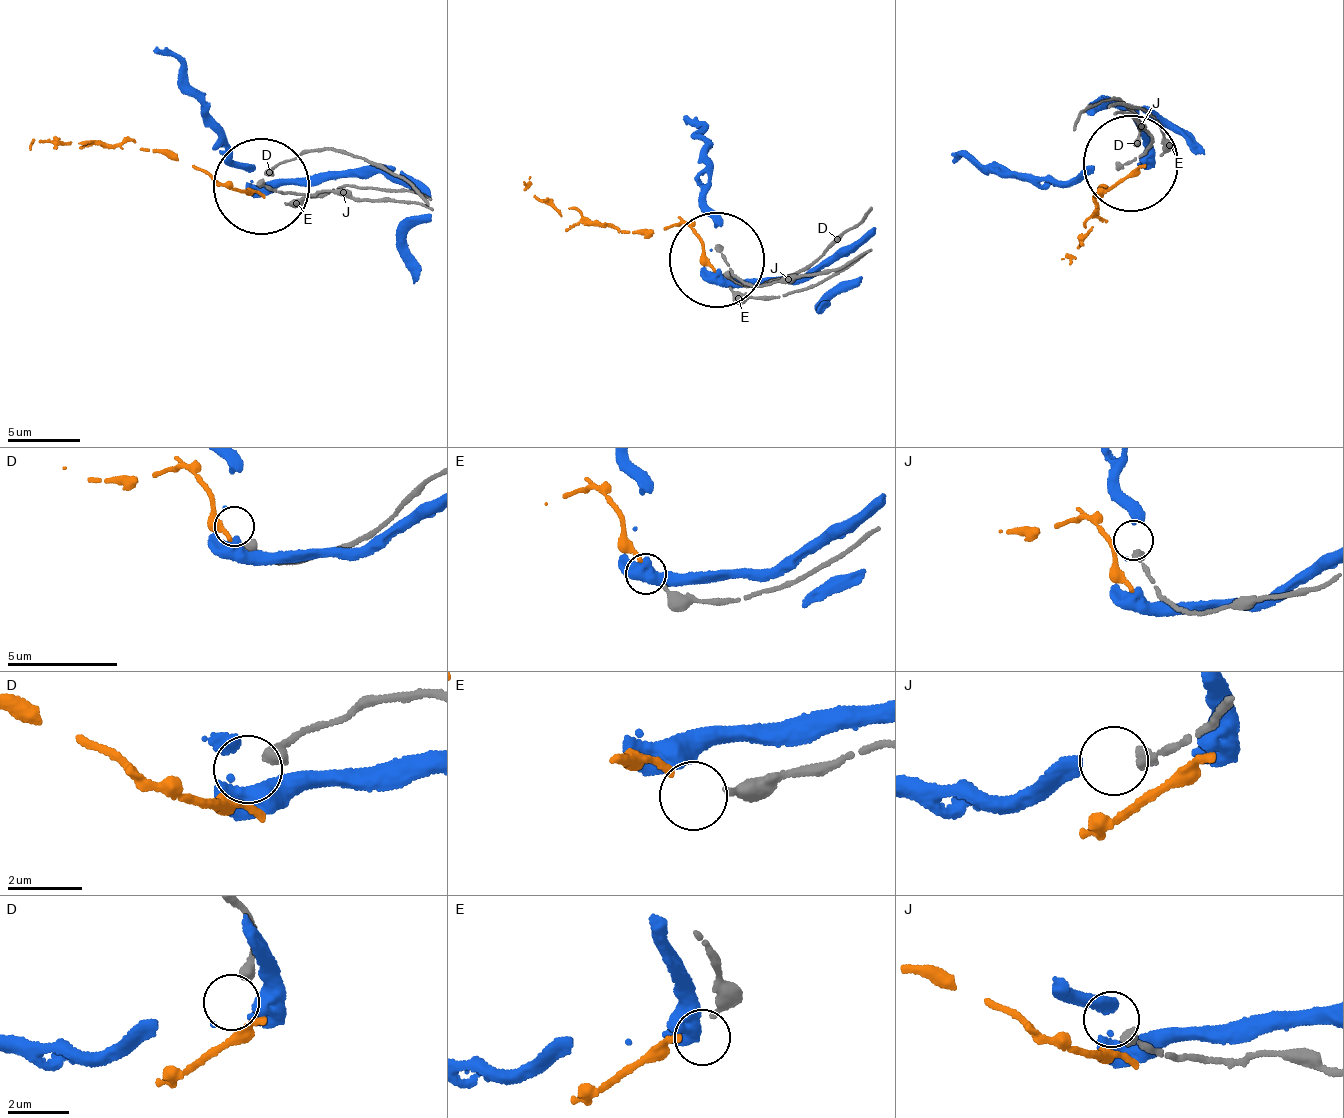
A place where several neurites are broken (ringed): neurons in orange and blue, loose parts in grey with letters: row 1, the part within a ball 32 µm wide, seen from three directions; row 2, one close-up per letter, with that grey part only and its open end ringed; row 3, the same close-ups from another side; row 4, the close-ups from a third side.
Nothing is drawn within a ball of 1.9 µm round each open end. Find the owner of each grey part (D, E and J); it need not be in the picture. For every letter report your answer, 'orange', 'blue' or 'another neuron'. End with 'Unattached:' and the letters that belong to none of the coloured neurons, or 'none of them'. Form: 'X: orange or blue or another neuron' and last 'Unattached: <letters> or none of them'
D: another neuron
E: another neuron
J: another neuron
Unattached: D, E, J

